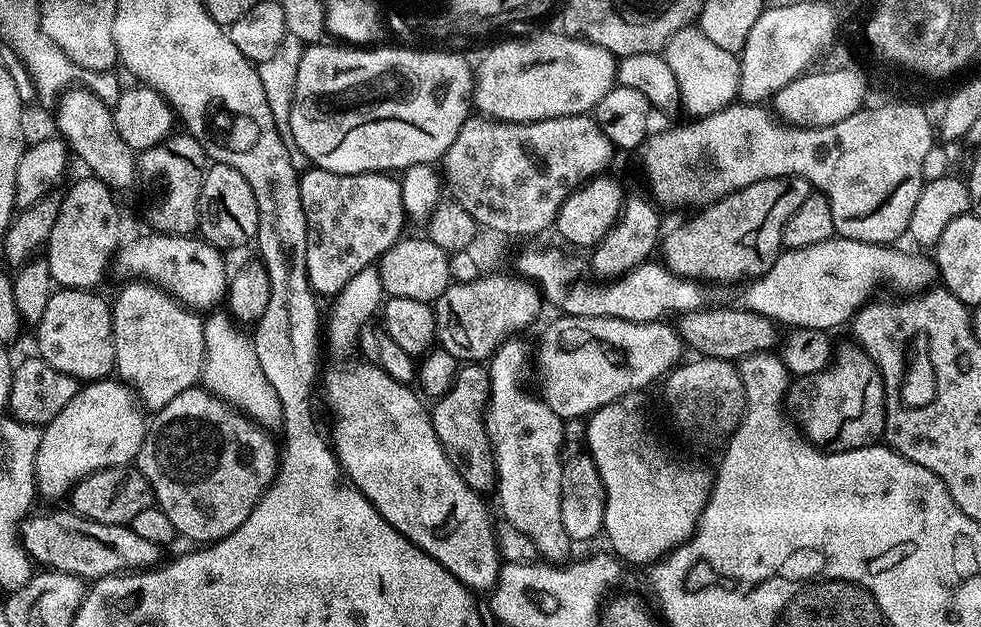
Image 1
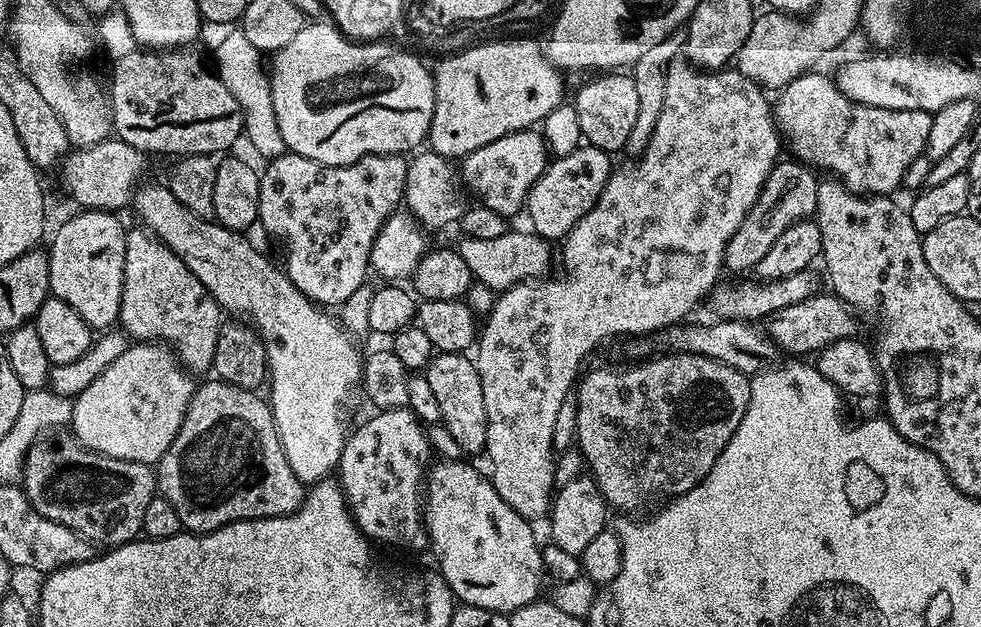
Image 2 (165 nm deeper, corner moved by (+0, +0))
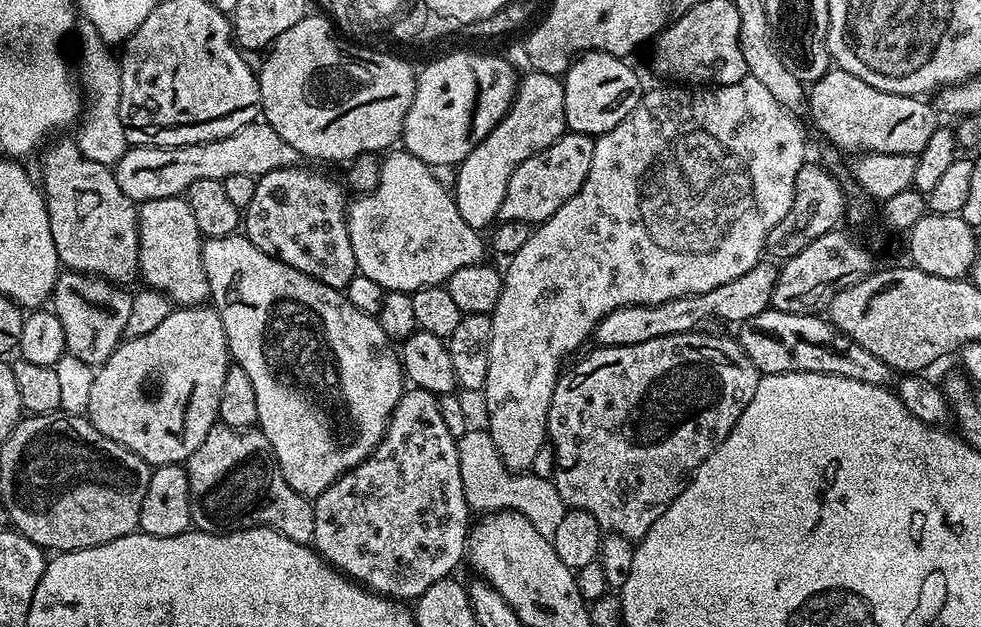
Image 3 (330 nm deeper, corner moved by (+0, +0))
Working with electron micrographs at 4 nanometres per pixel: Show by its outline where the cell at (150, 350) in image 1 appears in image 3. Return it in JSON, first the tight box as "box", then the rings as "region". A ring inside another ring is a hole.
{"box":[138,196,209,306],"region":[[[175,196],[174,198],[158,198],[157,200],[145,200],[139,205],[138,215],[138,262],[140,263],[139,279],[149,288],[156,289],[157,292],[163,292],[168,299],[176,306],[200,306],[209,299],[208,294],[208,279],[206,278],[206,270],[202,266],[202,250],[204,249],[202,237],[198,230],[198,222],[194,222],[194,214],[190,212],[190,206],[184,196]]]}

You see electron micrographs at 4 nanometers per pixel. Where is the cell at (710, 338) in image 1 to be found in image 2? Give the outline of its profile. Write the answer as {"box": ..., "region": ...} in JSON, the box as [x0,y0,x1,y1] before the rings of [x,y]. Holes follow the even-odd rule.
{"box":[766,294,857,358],"region":[[[817,294],[794,306],[782,306],[782,310],[772,313],[766,324],[766,331],[781,353],[789,352],[792,355],[789,357],[804,358],[807,357],[804,356],[807,352],[815,354],[834,342],[857,335],[857,317],[852,309],[843,304],[835,294],[827,295]]]}

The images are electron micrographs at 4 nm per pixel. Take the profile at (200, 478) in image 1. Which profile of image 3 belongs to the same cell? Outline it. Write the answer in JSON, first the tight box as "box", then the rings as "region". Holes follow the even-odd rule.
{"box":[186,426,314,545],"region":[[[214,426],[206,434],[202,446],[186,461],[188,485],[192,491],[192,524],[199,531],[219,533],[221,530],[242,528],[272,528],[299,544],[311,545],[314,538],[314,504],[298,494],[280,472],[276,457],[264,433],[251,428]]]}

